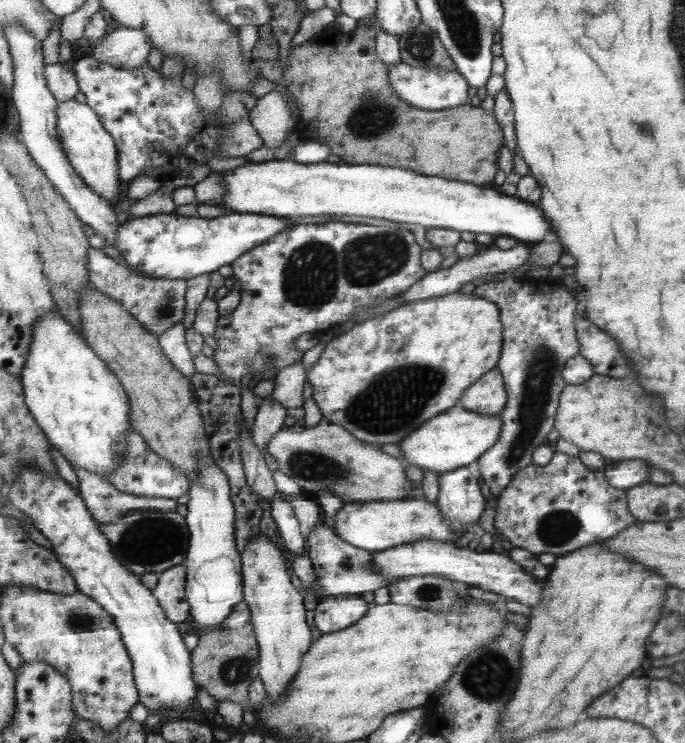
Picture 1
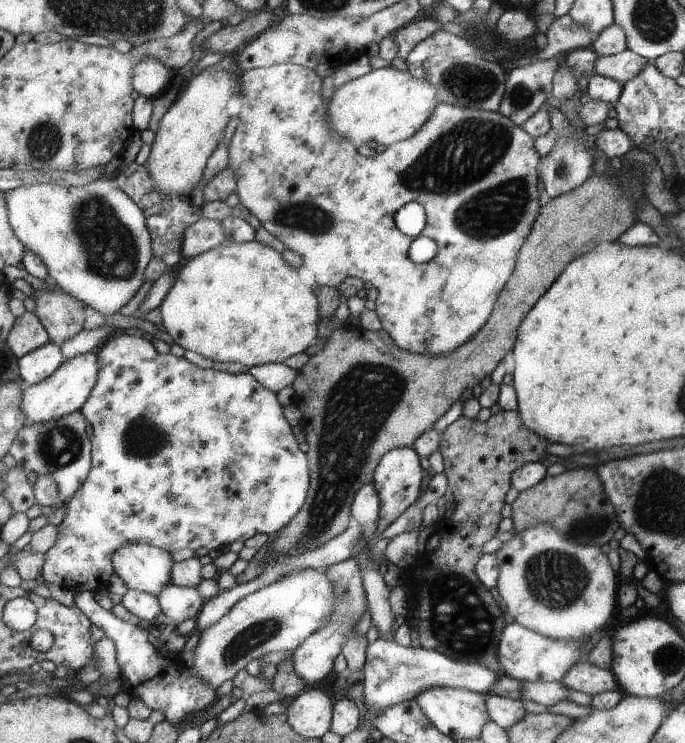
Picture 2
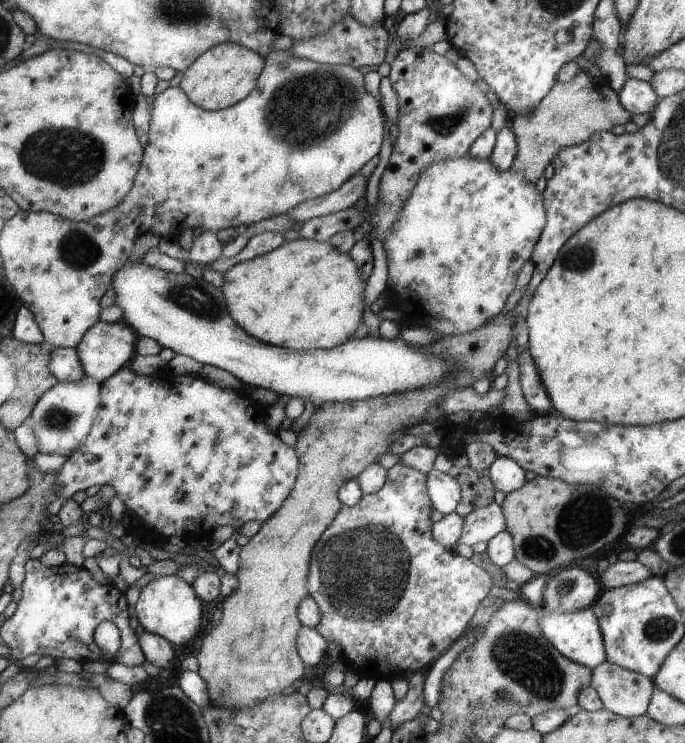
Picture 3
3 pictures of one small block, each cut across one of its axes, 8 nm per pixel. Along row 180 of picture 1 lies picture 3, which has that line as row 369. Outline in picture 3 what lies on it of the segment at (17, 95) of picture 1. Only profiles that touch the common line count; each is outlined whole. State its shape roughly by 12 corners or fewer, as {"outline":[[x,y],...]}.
{"outline":[[51,348],[48,369],[58,382],[86,376],[76,350]]}

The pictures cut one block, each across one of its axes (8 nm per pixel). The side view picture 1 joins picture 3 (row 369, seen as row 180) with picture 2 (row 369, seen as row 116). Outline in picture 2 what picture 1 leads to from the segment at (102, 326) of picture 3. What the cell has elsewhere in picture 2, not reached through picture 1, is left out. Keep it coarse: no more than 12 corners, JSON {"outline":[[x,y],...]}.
{"outline":[[92,351],[23,386],[25,425],[80,409],[98,380]]}

